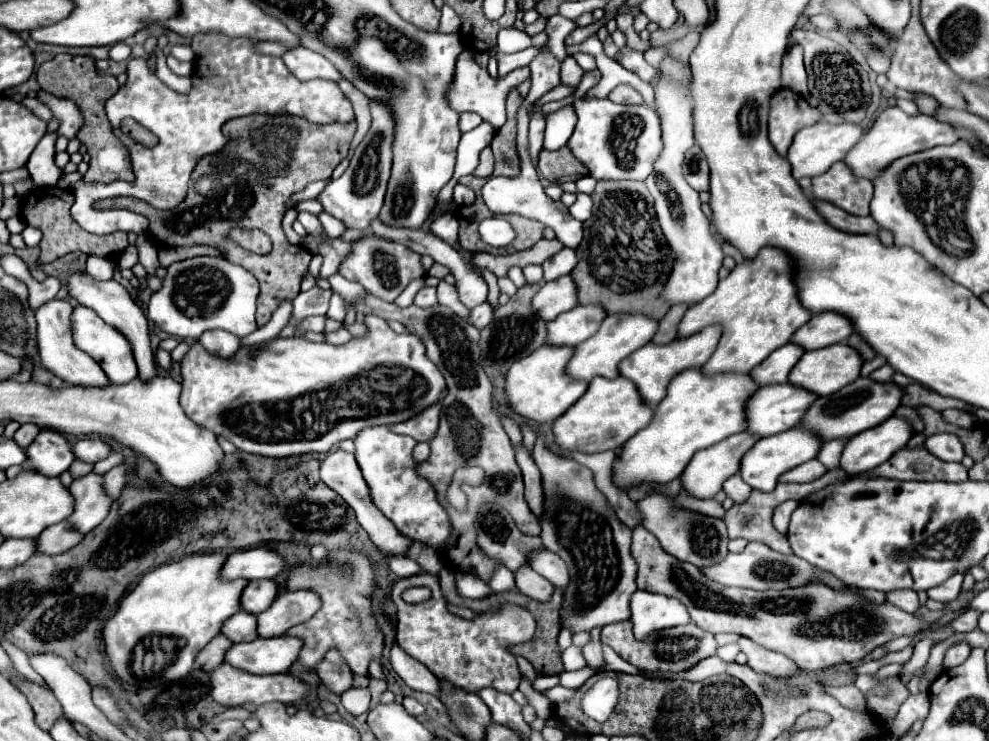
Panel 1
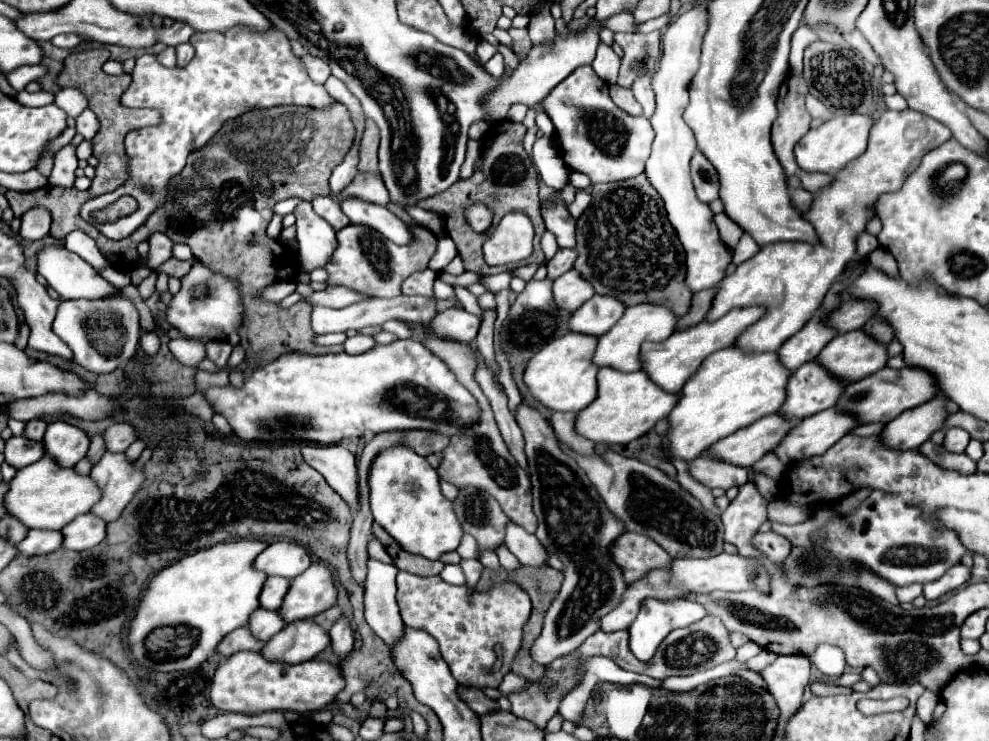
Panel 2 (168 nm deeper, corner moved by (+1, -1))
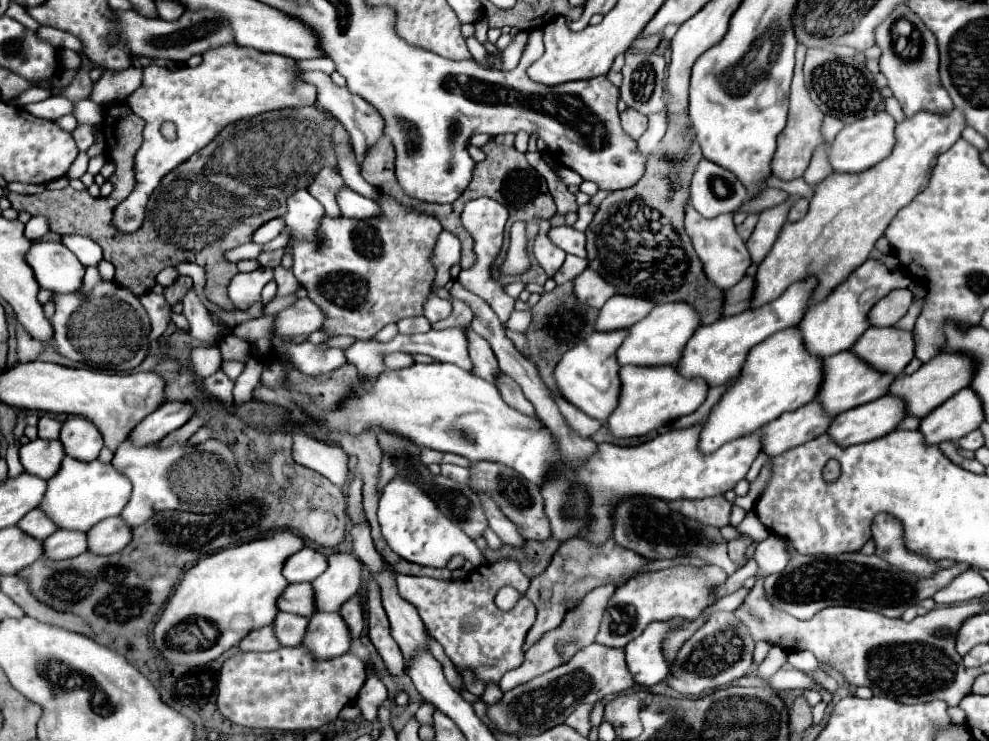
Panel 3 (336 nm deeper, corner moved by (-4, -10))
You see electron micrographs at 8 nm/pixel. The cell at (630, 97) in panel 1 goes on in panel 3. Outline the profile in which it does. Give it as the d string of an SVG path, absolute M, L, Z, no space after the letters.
M625 109L621 113L621 123L623 123L623 129L633 139L639 139L643 135L643 131L647 129L647 117L643 113L637 113L635 109Z

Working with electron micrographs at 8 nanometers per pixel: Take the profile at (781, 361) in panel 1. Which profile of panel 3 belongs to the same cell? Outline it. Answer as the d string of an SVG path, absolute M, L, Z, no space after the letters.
M867 259L861 267L857 267L845 283L841 283L825 301L813 305L807 309L803 321L799 323L799 329L803 333L803 345L805 349L819 359L837 355L841 351L847 351L869 327L867 325L867 313L869 309L885 297L889 291L907 287L911 283L911 277L903 271L889 271L883 261L879 259Z

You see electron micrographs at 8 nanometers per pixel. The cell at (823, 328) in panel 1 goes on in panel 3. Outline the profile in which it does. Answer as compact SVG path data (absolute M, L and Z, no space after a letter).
M893 289L889 295L879 299L869 311L871 327L891 327L895 325L909 309L913 293L909 289Z

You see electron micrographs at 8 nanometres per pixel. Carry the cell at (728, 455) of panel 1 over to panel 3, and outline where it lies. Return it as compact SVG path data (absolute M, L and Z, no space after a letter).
M807 403L797 411L783 413L761 429L763 451L769 457L783 455L789 449L823 435L829 427L829 421L831 417L821 413L817 403Z

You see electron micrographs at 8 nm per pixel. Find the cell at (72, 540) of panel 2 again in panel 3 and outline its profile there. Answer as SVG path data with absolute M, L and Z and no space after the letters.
M109 517L109 519L97 523L93 529L89 529L87 537L89 537L91 553L111 555L111 553L121 551L129 543L131 527L125 525L119 517Z

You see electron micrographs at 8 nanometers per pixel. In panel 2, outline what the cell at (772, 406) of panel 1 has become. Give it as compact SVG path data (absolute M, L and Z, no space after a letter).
M816 360L802 364L788 382L788 396L780 414L788 420L802 420L816 412L836 406L838 398L846 390L842 380L830 376Z

